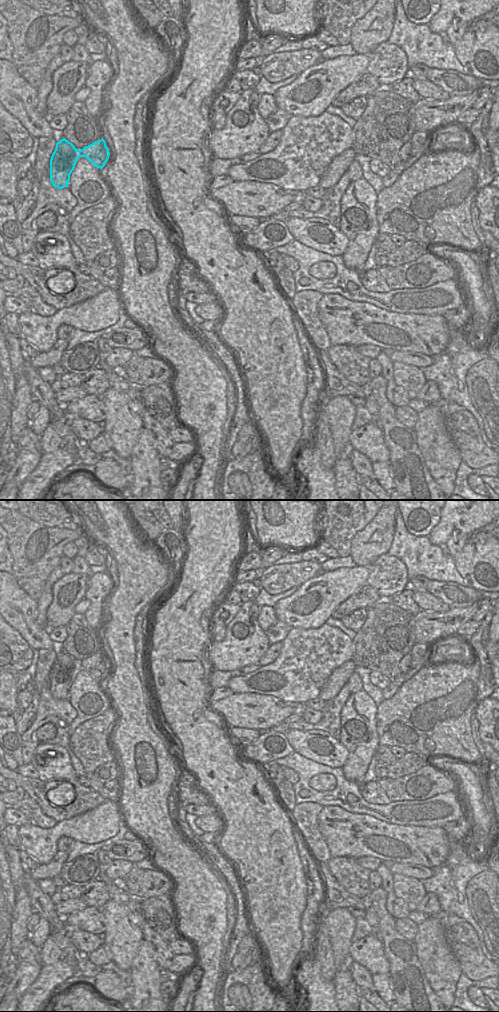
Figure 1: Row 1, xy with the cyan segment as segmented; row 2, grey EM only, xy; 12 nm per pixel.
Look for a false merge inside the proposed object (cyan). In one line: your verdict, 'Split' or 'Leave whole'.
Split

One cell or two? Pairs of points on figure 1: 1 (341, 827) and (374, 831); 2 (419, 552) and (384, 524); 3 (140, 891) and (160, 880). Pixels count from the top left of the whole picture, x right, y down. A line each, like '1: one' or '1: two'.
1: one
2: two
3: one

